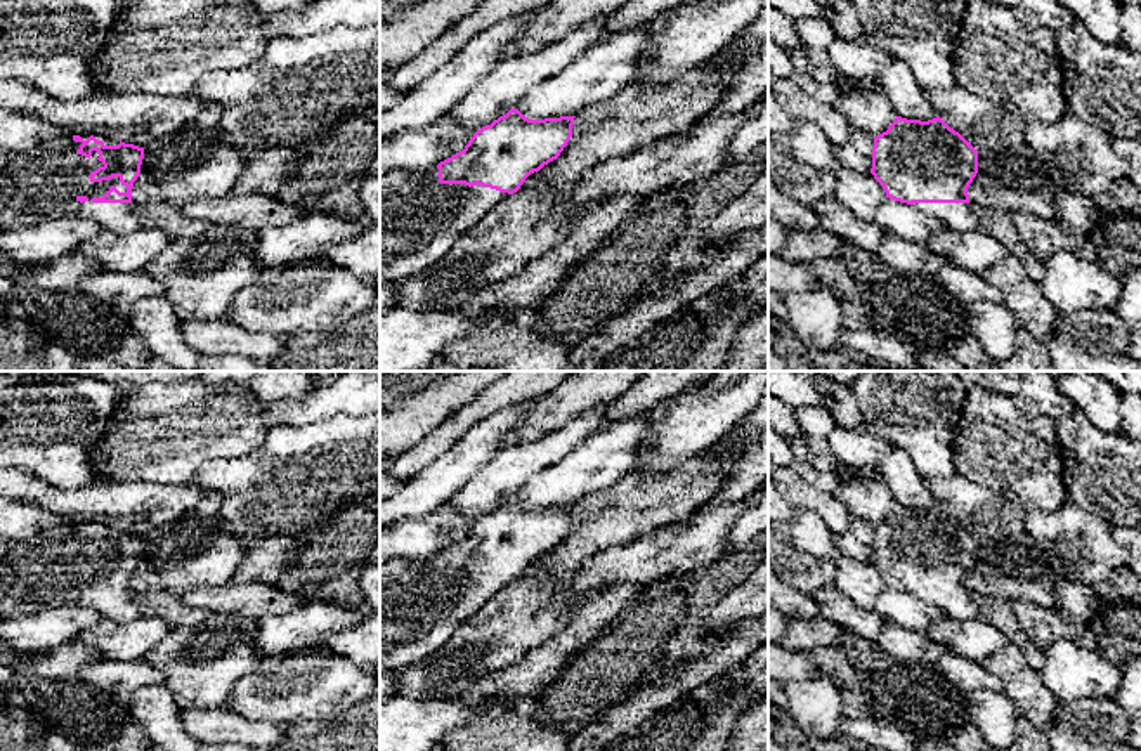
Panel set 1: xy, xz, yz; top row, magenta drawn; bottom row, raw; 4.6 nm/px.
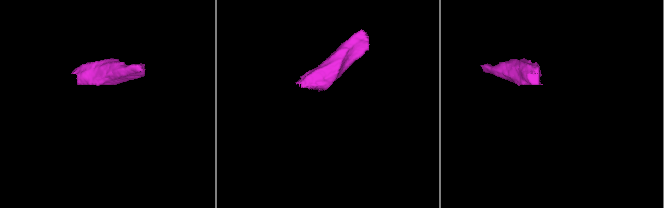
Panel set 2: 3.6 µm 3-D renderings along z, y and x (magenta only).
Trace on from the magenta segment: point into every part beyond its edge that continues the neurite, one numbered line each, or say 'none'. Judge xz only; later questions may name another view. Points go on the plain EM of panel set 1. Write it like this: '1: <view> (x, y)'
1: xz (420, 607)

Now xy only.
1: xy (44, 571)

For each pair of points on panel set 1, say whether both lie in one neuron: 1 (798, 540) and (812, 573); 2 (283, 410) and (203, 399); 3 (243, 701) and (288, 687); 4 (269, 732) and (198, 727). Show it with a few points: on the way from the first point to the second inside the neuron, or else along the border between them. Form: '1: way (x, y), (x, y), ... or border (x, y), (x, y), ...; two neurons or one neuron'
1: way (798, 548), (808, 564); one neuron
2: border (264, 403), (264, 422), (269, 427); two neurons
3: way (254, 696), (278, 691); one neuron
4: way (252, 732), (215, 727); one neuron

